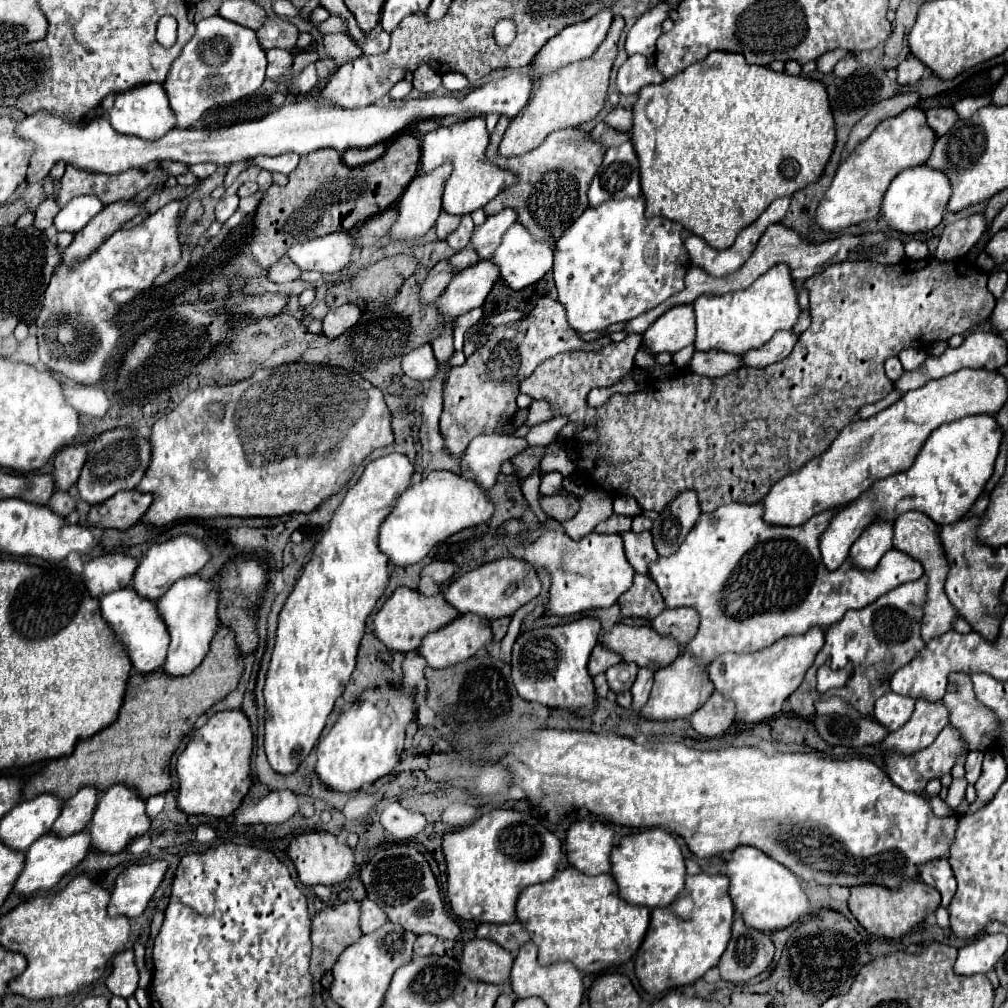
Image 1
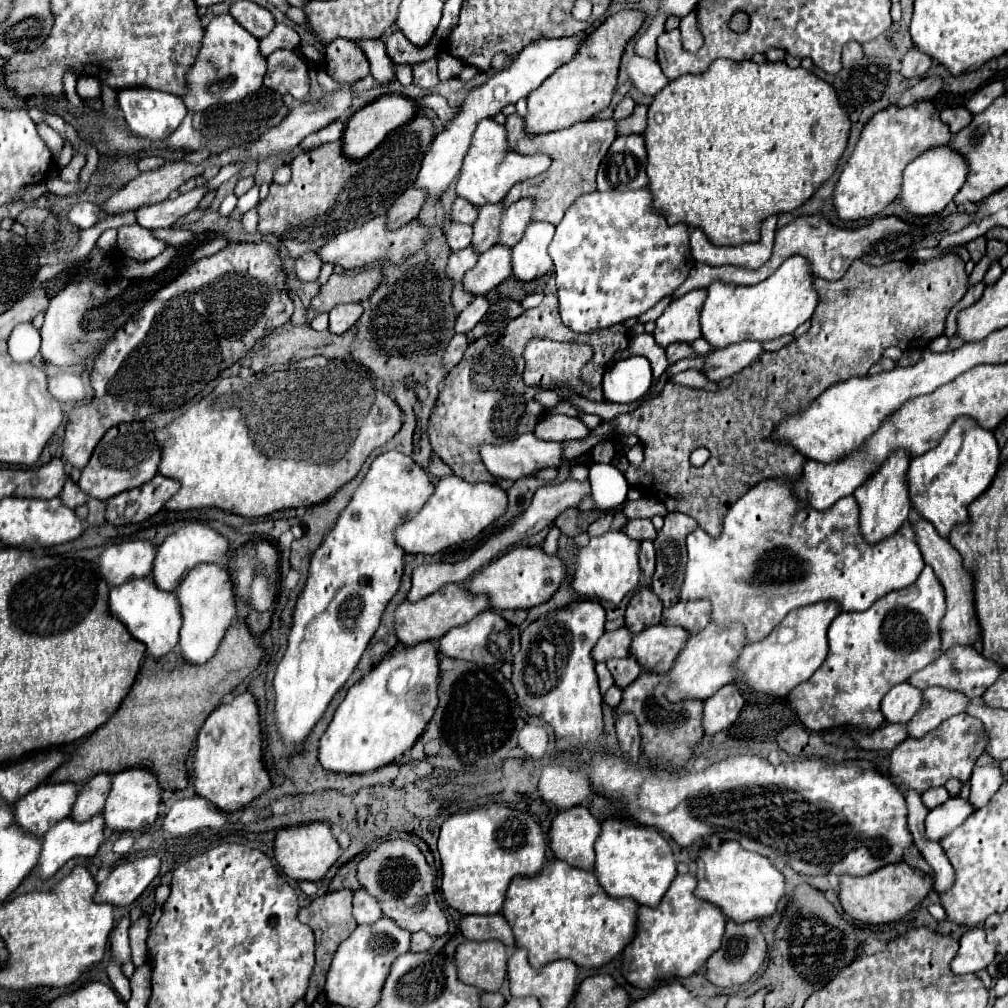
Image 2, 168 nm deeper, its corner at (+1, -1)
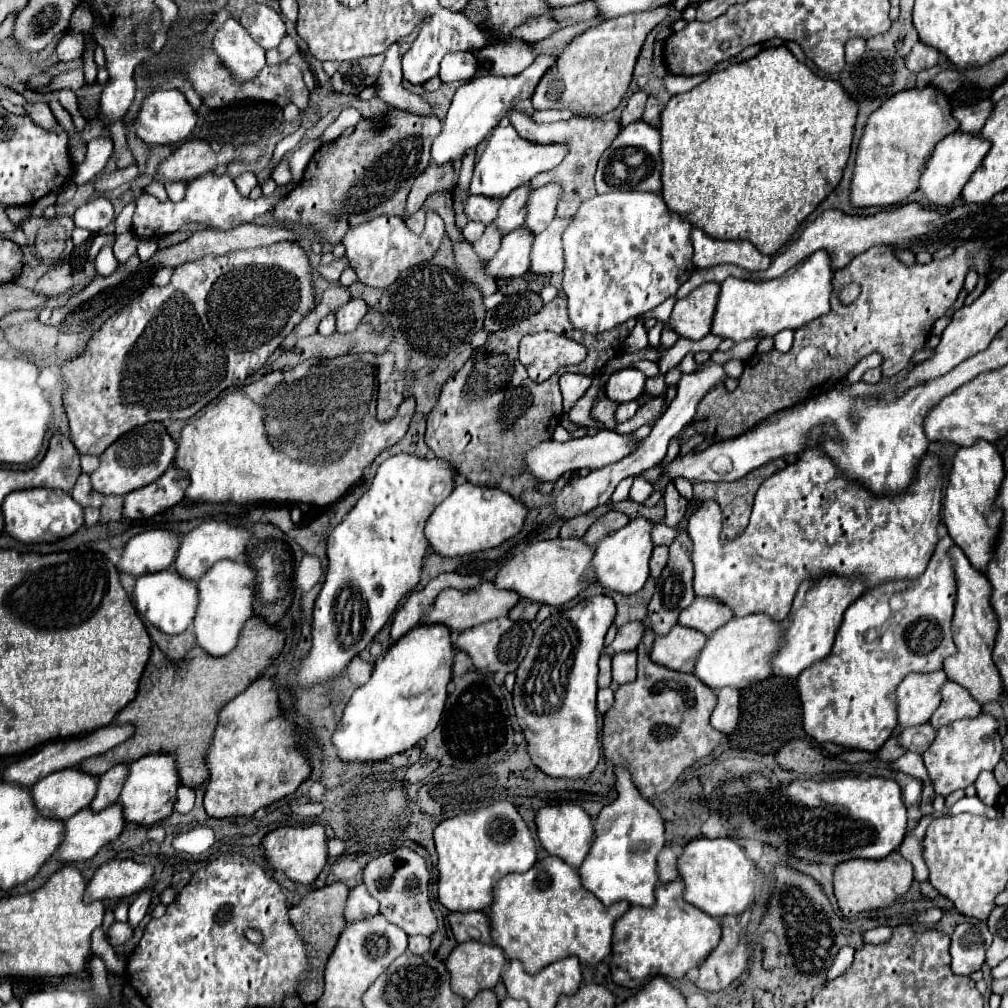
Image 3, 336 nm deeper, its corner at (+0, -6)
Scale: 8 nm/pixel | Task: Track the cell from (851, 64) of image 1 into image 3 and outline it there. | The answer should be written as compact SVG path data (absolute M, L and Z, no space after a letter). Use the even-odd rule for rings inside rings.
M851 39L845 45L845 61L853 63L857 59L861 59L861 55L865 53L865 39Z

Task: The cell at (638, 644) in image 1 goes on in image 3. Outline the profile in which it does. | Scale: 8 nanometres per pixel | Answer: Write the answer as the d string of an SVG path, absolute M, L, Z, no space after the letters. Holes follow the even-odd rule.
M675 625L667 635L655 639L651 649L651 661L673 671L691 673L695 659L705 645L705 639L707 635L695 629Z

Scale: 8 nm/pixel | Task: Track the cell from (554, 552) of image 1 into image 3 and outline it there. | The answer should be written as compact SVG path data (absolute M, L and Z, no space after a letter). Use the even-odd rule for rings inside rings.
M639 517L639 519L633 519L627 527L615 531L613 535L607 535L601 543L597 543L597 549L593 555L595 583L621 595L635 595L649 577L649 557L653 551L651 529L653 529L653 523Z

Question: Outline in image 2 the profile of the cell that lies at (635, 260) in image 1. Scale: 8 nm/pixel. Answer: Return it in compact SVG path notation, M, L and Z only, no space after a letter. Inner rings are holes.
M648 188L590 192L580 196L556 226L556 236L550 244L562 322L574 332L594 332L644 314L658 300L670 296L688 276L688 262L694 262L688 238L690 232L686 224L668 226L666 218L652 210L652 192Z

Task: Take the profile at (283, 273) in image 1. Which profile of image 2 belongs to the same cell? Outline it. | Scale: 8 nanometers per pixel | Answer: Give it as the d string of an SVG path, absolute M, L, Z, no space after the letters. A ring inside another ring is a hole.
M308 252L308 254L304 254L302 258L296 260L296 266L294 266L292 274L294 274L296 278L300 278L302 282L312 282L312 280L318 278L320 268L322 268L320 256L318 256L316 252Z

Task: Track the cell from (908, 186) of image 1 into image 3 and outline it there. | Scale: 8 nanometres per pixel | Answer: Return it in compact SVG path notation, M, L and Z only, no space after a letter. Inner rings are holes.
M961 131L947 135L943 141L937 143L931 159L927 161L919 177L919 191L933 205L943 205L943 207L951 205L961 195L961 189L971 179L973 171L983 163L987 151L989 151L989 141L979 139L979 135L967 135Z

